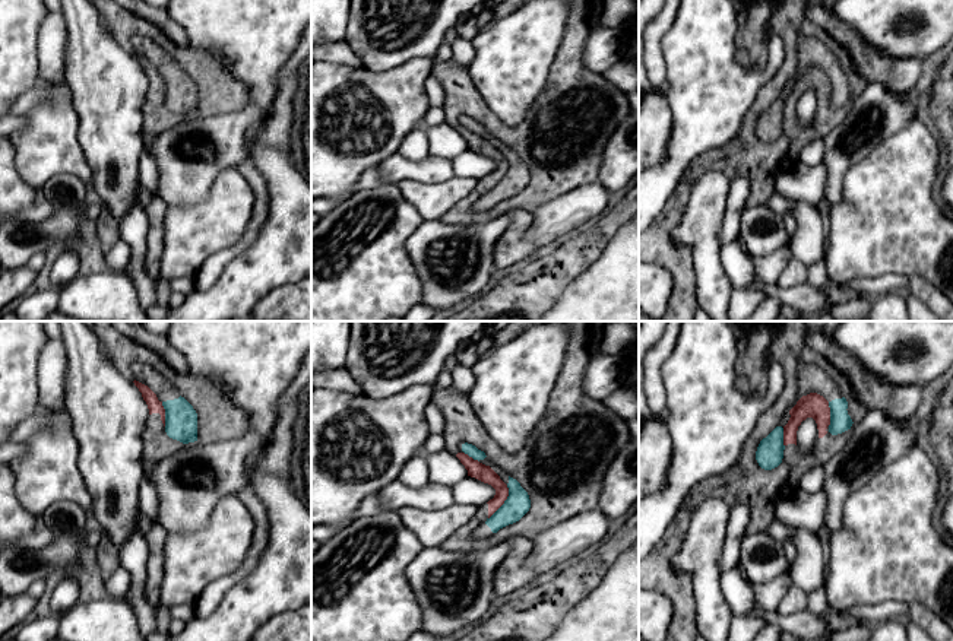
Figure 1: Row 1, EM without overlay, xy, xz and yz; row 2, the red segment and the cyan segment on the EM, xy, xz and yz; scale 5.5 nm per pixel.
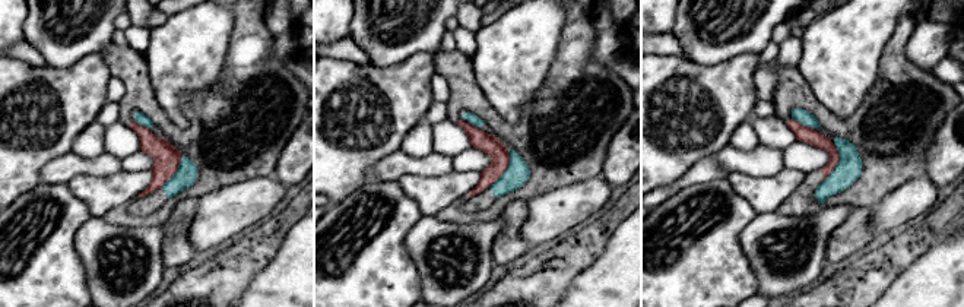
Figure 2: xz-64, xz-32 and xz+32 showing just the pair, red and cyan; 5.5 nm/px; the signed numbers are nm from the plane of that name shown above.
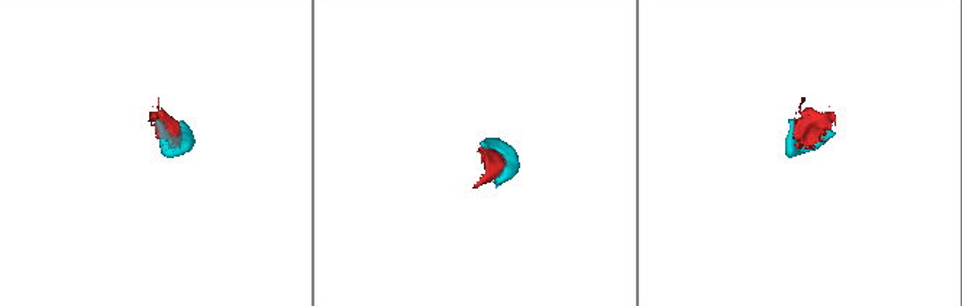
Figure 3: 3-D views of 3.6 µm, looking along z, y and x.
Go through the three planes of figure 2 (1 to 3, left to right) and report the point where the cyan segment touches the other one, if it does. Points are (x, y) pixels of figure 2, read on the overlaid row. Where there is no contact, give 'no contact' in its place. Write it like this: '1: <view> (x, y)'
1: xz-64 (176, 171)
2: xz-32 (507, 167)
3: xz+32 (837, 163)

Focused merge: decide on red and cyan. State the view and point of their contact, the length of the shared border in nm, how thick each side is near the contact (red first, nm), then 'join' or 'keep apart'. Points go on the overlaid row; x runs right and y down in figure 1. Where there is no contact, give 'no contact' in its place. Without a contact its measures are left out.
xz (503, 503) | 220 nm | 90/140 nm | keep apart

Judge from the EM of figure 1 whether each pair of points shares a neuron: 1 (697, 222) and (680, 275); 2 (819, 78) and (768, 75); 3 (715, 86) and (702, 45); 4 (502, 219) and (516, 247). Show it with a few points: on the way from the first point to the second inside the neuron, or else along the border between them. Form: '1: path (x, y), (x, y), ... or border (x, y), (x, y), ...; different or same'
1: border (683, 213), (673, 240), (689, 248), (696, 281); different
2: border (778, 70), (769, 82); different
3: path (705, 76), (702, 56); same
4: border (507, 213), (509, 227), (496, 244), (493, 260); different

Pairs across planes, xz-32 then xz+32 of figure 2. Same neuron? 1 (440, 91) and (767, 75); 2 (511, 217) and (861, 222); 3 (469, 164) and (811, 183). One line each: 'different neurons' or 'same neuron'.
1: same neuron
2: same neuron
3: different neurons

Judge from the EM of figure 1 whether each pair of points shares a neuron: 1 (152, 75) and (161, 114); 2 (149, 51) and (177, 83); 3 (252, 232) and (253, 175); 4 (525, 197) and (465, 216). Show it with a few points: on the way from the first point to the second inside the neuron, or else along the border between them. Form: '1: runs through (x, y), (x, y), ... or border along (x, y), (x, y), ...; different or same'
1: runs through (155, 85), (155, 104); same
2: runs through (158, 59), (173, 75); same
3: runs through (259, 218), (260, 190); same
4: runs through (510, 203), (486, 218), (480, 218); same

